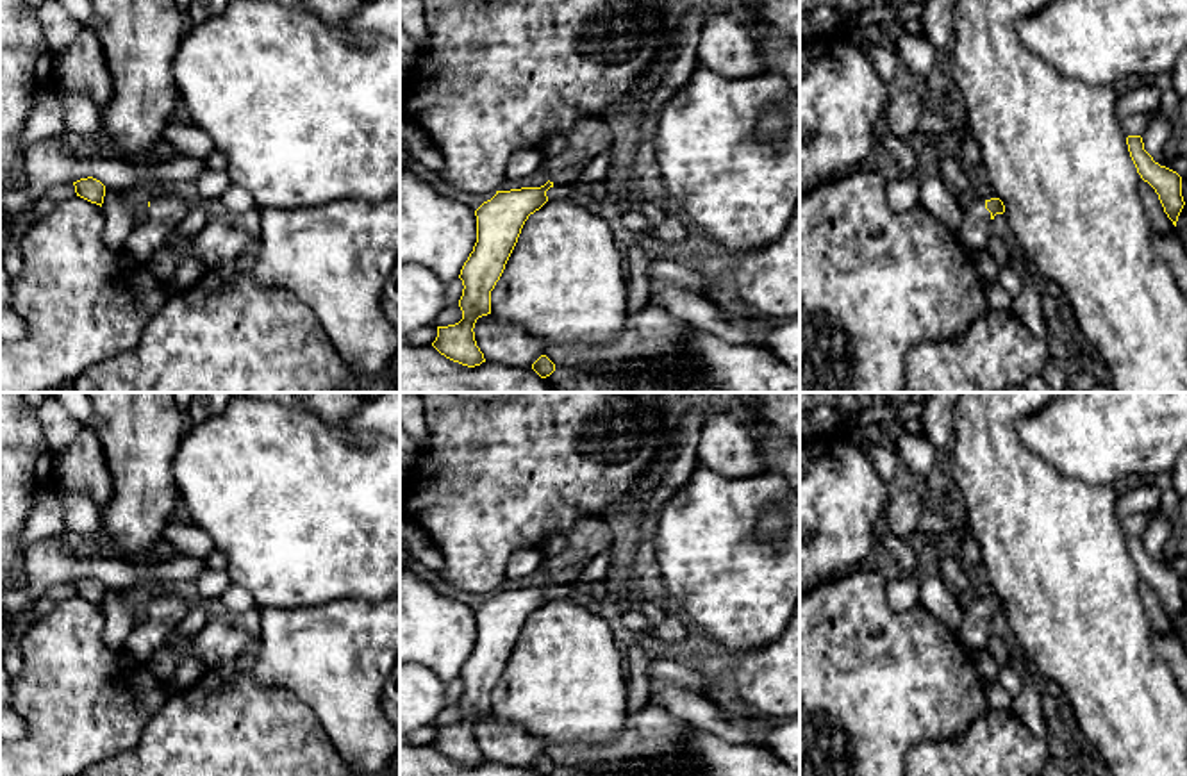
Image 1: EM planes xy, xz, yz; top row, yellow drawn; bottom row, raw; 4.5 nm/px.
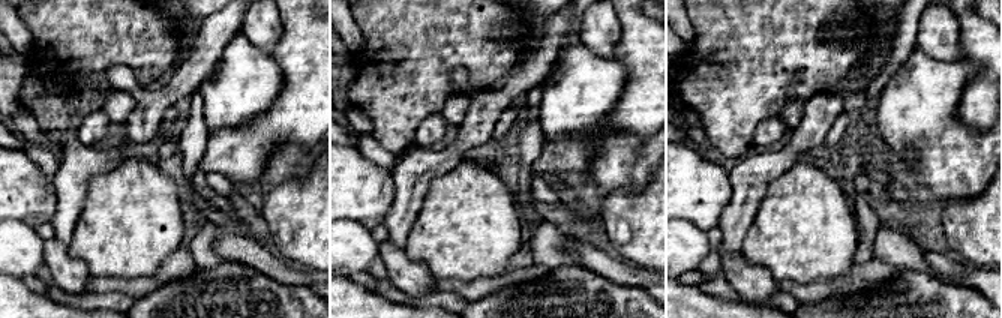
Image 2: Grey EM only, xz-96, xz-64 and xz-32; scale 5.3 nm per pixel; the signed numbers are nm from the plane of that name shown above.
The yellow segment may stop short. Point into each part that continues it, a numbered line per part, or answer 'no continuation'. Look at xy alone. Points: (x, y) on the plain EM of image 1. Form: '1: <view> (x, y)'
1: xy (165, 612)

